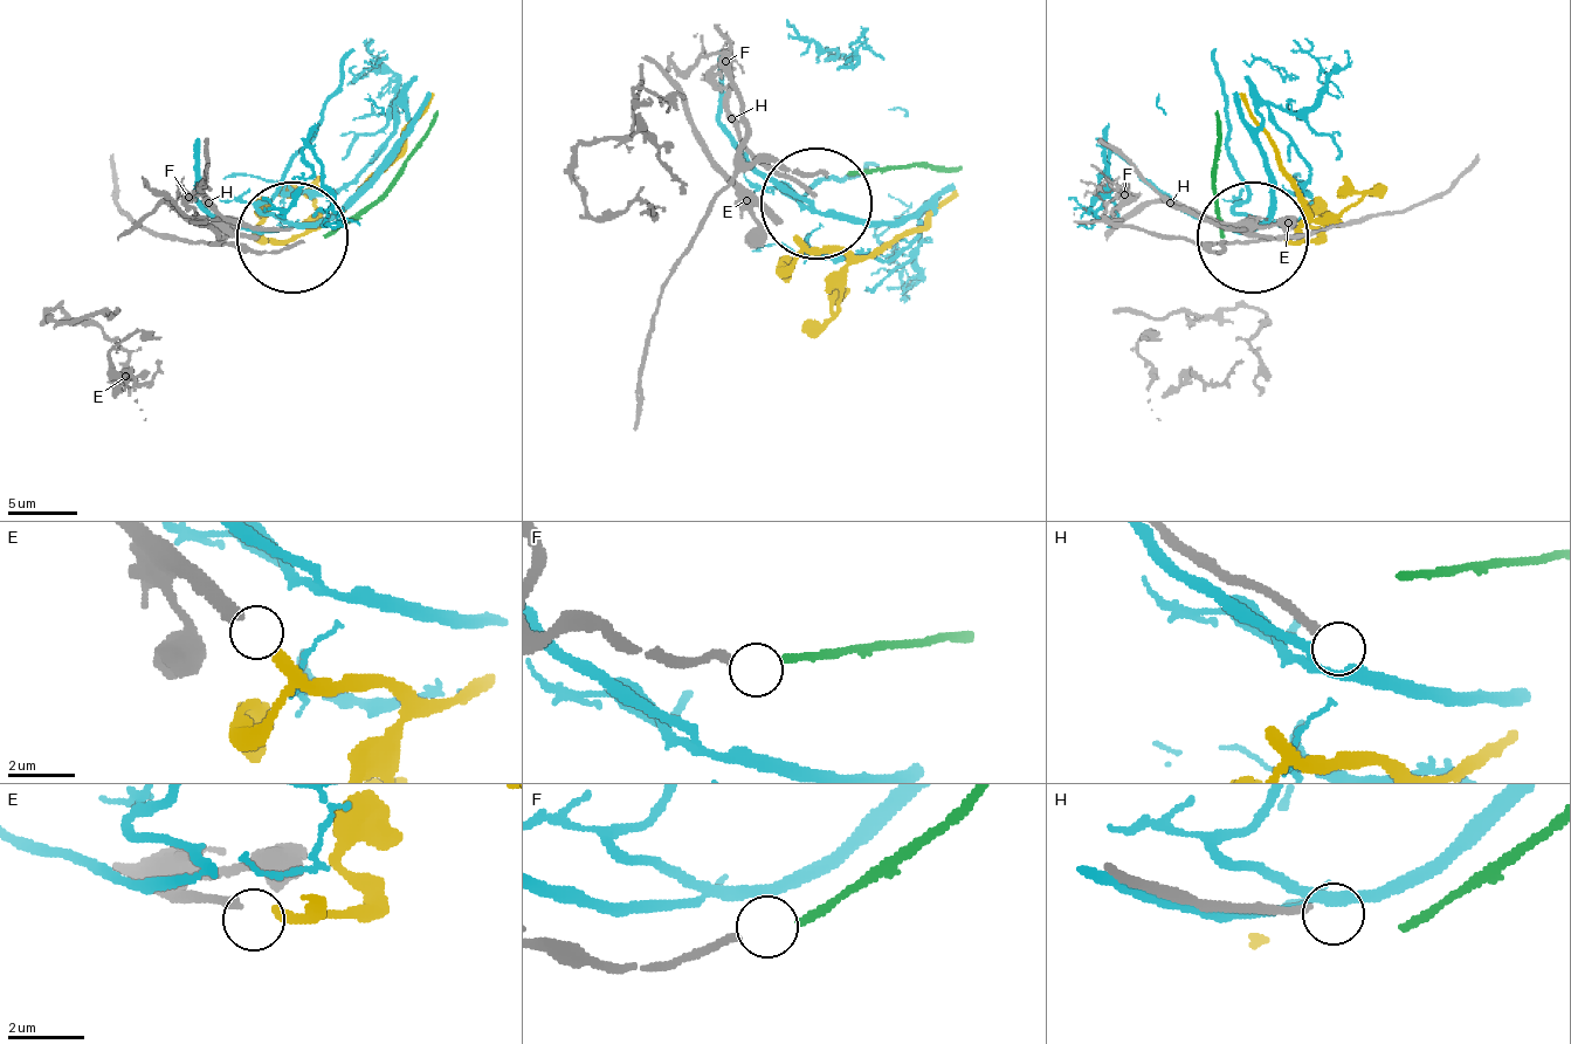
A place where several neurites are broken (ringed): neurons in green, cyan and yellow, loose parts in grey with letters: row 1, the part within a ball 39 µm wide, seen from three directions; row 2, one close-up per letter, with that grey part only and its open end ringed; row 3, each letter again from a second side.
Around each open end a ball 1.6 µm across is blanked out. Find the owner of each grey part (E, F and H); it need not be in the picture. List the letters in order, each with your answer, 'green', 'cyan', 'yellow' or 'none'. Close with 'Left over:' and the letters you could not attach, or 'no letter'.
E: yellow
F: green
H: none
Left over: H

